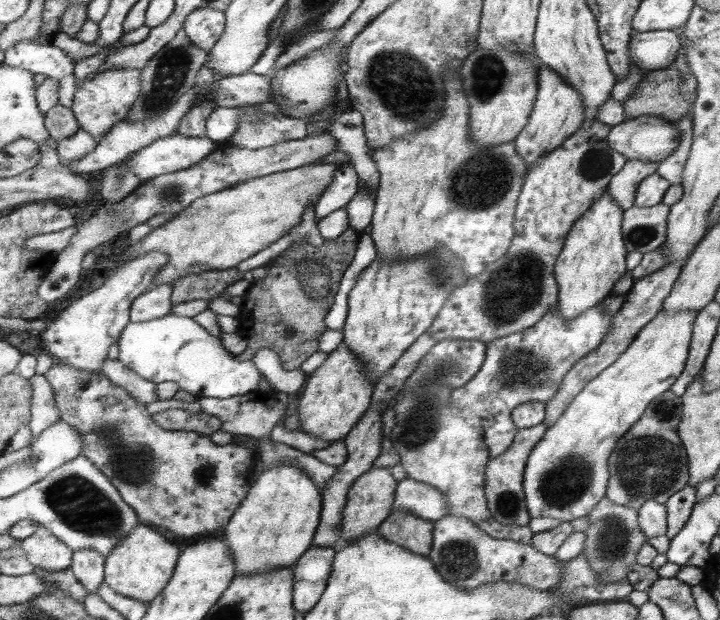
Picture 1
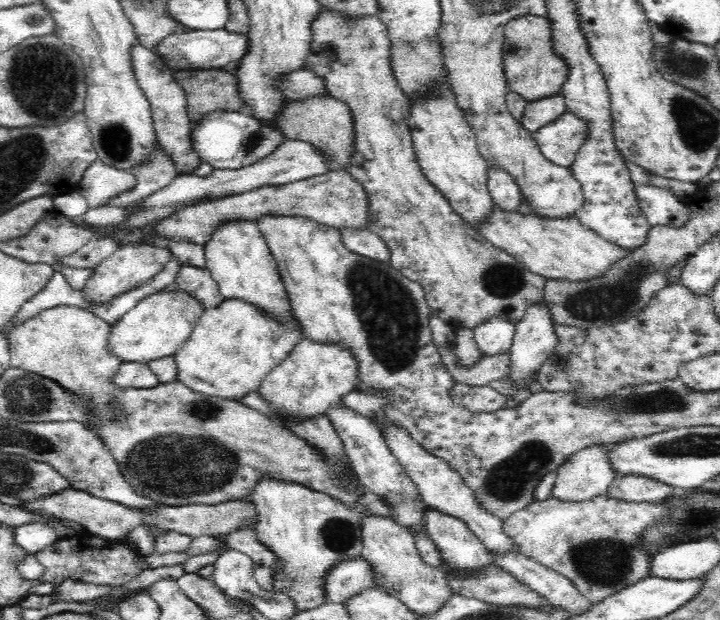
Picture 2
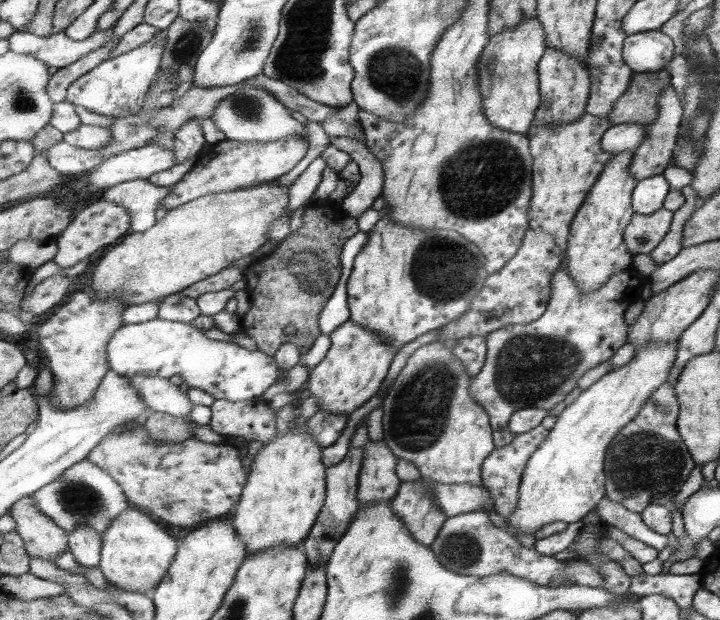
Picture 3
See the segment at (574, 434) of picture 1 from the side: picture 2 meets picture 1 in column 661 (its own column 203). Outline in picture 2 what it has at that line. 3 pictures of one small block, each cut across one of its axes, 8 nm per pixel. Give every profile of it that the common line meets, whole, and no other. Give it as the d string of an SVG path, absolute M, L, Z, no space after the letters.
M223 297L198 319L189 339L175 352L178 379L202 394L238 398L258 389L263 378L304 338L298 317L278 319L244 298Z

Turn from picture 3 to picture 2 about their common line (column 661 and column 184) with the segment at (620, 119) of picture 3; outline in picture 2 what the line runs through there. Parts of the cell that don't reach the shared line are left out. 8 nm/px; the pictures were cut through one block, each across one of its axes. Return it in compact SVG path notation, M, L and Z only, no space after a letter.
M225 68L210 69L186 69L178 71L174 74L175 78L186 91L188 97L188 117L194 122L202 120L207 114L219 110L231 110L254 113L254 109L250 107L250 103L246 103L246 99L240 95L240 83L234 72L230 72Z

